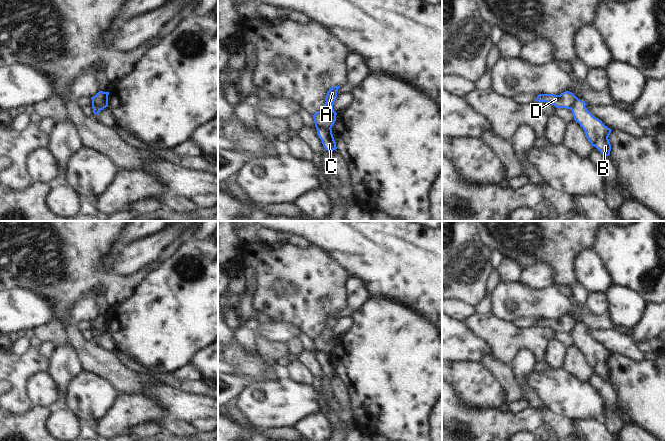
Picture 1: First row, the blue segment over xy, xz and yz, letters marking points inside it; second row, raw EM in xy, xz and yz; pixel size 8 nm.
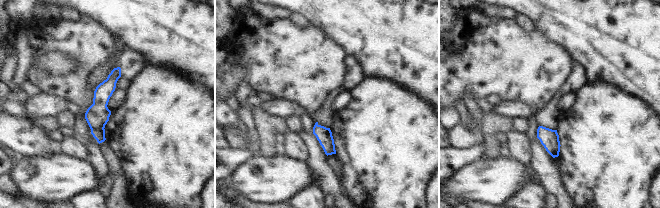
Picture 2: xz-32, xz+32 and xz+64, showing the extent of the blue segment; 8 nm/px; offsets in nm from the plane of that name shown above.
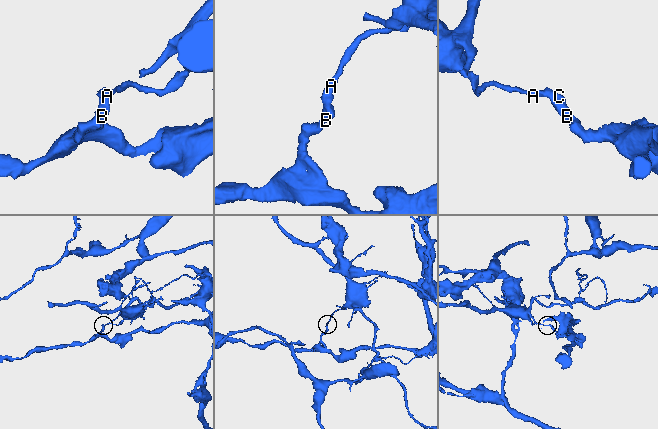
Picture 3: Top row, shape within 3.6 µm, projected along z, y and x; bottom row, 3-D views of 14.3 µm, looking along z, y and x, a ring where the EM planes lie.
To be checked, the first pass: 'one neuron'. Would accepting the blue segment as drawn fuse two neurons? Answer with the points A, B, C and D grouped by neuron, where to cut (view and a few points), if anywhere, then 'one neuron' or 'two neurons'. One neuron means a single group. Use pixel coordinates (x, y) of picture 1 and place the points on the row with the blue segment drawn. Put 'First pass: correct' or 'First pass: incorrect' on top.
First pass: incorrect
A D / B C | xz (316, 127), (330, 129) | two neurons

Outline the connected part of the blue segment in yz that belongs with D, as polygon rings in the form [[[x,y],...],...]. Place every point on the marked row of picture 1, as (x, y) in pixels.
[[[565,91],[560,95],[539,94],[535,101],[547,102],[554,105],[556,108],[571,109],[577,99],[578,98],[572,92]]]

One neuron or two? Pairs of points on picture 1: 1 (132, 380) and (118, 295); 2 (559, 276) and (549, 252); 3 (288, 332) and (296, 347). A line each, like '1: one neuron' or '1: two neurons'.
1: one neuron
2: one neuron
3: two neurons

